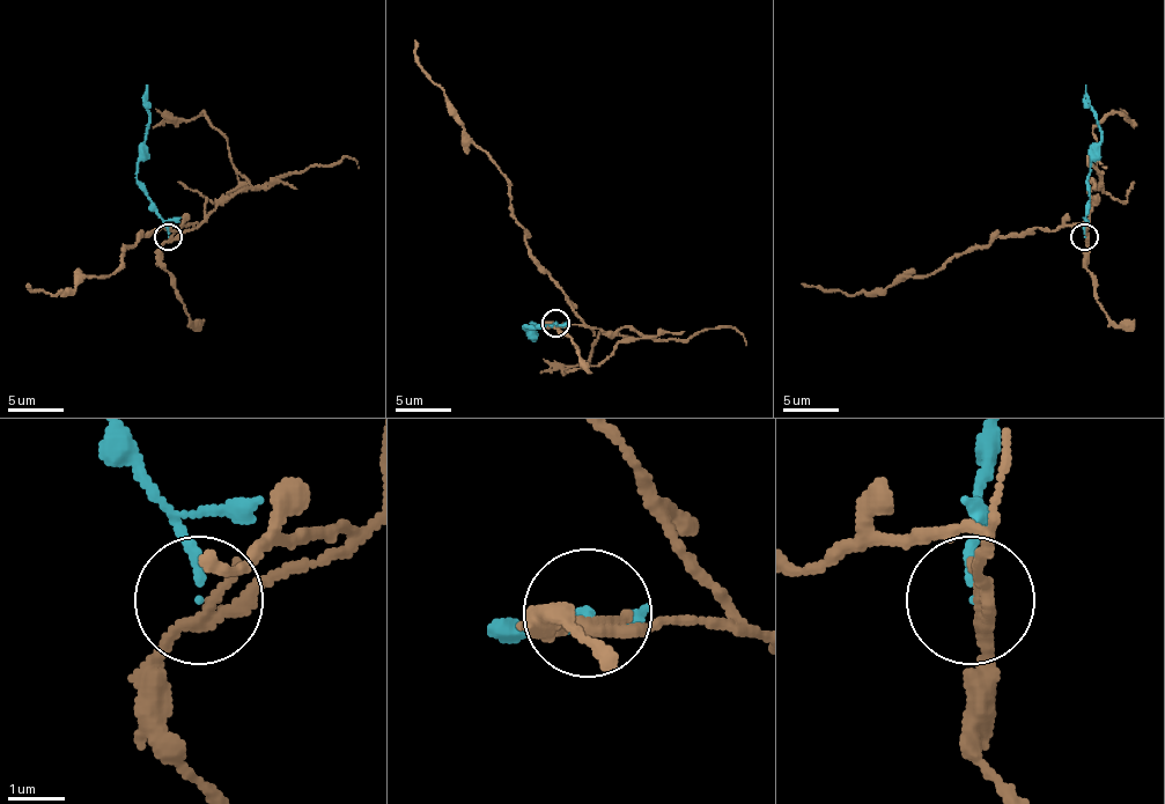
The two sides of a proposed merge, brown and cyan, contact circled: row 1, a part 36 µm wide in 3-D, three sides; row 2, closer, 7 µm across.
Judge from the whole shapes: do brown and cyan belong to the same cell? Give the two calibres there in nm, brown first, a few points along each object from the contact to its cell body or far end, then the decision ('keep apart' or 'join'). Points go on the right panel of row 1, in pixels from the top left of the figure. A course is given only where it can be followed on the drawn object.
220/150 nm | brown via (1086, 237), (1086, 227), (1081, 223), (995, 237), (923, 275), (904, 275), (882, 289), (852, 295), (802, 285) | cyan via (1083, 237), (1089, 157), (1100, 141), (1100, 127), (1086, 86) | keep apart

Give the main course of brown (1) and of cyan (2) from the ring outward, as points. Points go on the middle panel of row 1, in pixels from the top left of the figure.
1: (558, 325), (580, 325), (582, 319), (530, 253), (510, 206), (510, 184), (417, 60), (417, 41)
2: (555, 322), (524, 327), (532, 339), (536, 325)

